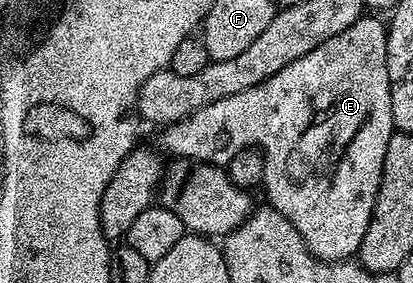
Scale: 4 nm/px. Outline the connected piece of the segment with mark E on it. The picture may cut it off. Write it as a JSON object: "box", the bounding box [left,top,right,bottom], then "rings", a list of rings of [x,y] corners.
{"box":[158,16,396,264],"rings":[[[369,16],[358,18],[356,24],[344,28],[344,32],[332,36],[332,40],[324,40],[324,44],[320,44],[318,47],[312,48],[312,52],[300,56],[300,60],[292,60],[292,64],[280,68],[280,72],[276,72],[276,76],[268,76],[268,80],[264,80],[252,88],[244,88],[244,92],[236,92],[236,96],[216,100],[216,104],[208,104],[204,108],[192,112],[192,116],[188,116],[184,120],[174,122],[171,126],[161,127],[159,134],[162,135],[158,138],[159,144],[163,146],[161,149],[167,155],[170,153],[171,159],[190,158],[193,162],[207,162],[220,167],[225,167],[226,163],[232,160],[232,156],[236,156],[236,152],[256,148],[264,160],[261,189],[266,190],[266,198],[270,201],[267,202],[269,209],[280,212],[280,216],[284,216],[284,220],[288,220],[288,224],[292,224],[292,228],[296,228],[296,232],[300,232],[300,240],[304,240],[304,244],[308,248],[308,252],[312,252],[312,256],[331,264],[345,263],[358,253],[360,244],[364,240],[364,232],[368,232],[368,224],[372,220],[372,212],[380,188],[380,176],[384,172],[384,152],[388,152],[388,140],[396,133],[392,116],[392,92],[390,91],[388,64],[386,63],[388,26],[383,19],[382,22],[378,19],[381,17],[370,17],[374,18],[369,18]]]}

